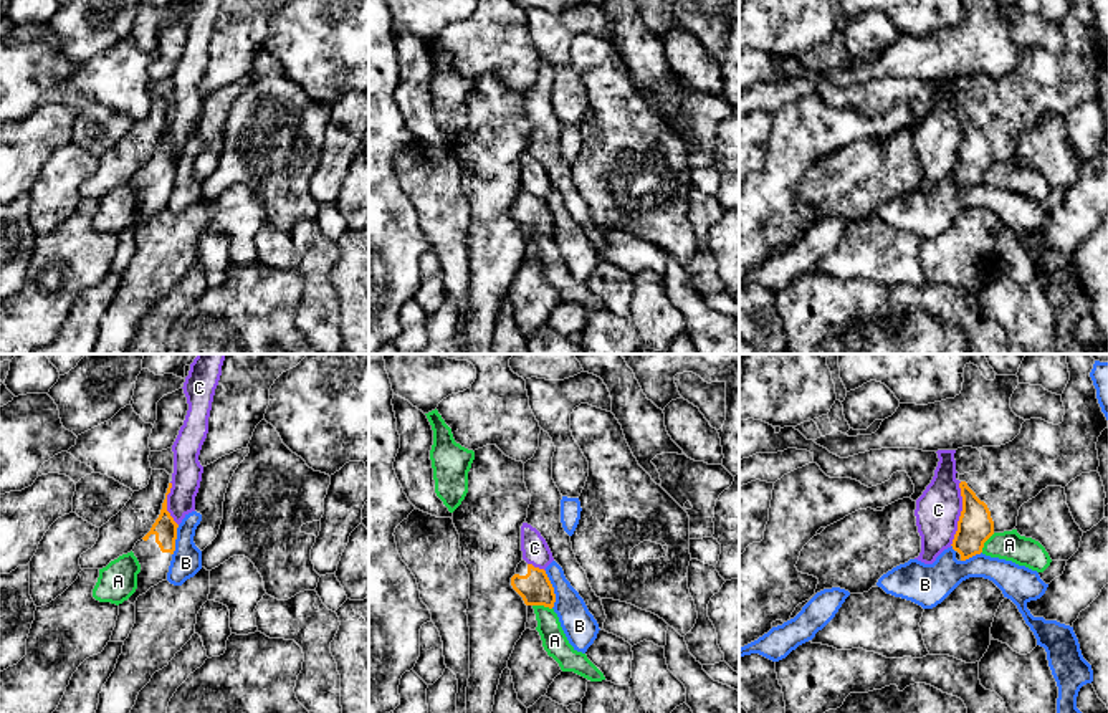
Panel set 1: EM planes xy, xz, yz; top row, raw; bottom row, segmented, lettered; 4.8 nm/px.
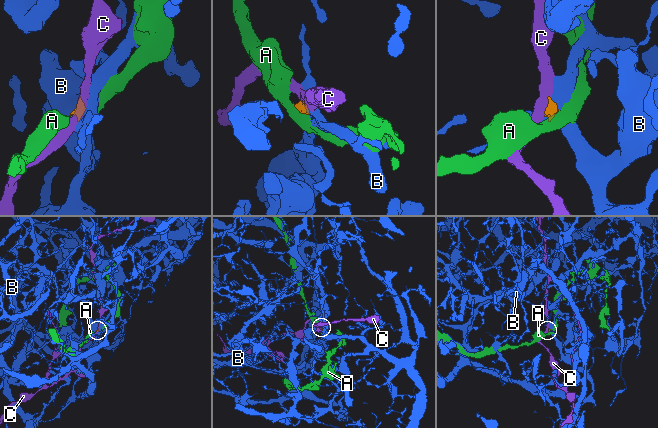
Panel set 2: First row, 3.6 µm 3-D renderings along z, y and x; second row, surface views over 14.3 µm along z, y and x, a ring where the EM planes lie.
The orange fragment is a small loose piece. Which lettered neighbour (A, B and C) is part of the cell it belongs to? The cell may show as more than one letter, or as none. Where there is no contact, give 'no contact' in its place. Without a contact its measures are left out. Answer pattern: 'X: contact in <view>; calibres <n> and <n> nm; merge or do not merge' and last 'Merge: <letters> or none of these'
A: contact in xz; calibres 160 and 120 nm; do not merge
B: contact in xz; calibres 160 and 160 nm; do not merge
C: contact in yz; calibres 170 and 220 nm; do not merge
Merge: none of these

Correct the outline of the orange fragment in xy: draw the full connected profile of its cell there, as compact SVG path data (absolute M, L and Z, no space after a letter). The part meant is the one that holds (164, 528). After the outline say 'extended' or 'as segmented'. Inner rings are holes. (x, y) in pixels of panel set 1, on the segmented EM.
M169 483L159 518L152 524L150 531L141 541L137 541L132 549L141 564L141 572L137 574L137 589L127 599L134 605L139 596L167 579L179 528L167 511L167 495L170 493L170 488L172 483Z | extended

